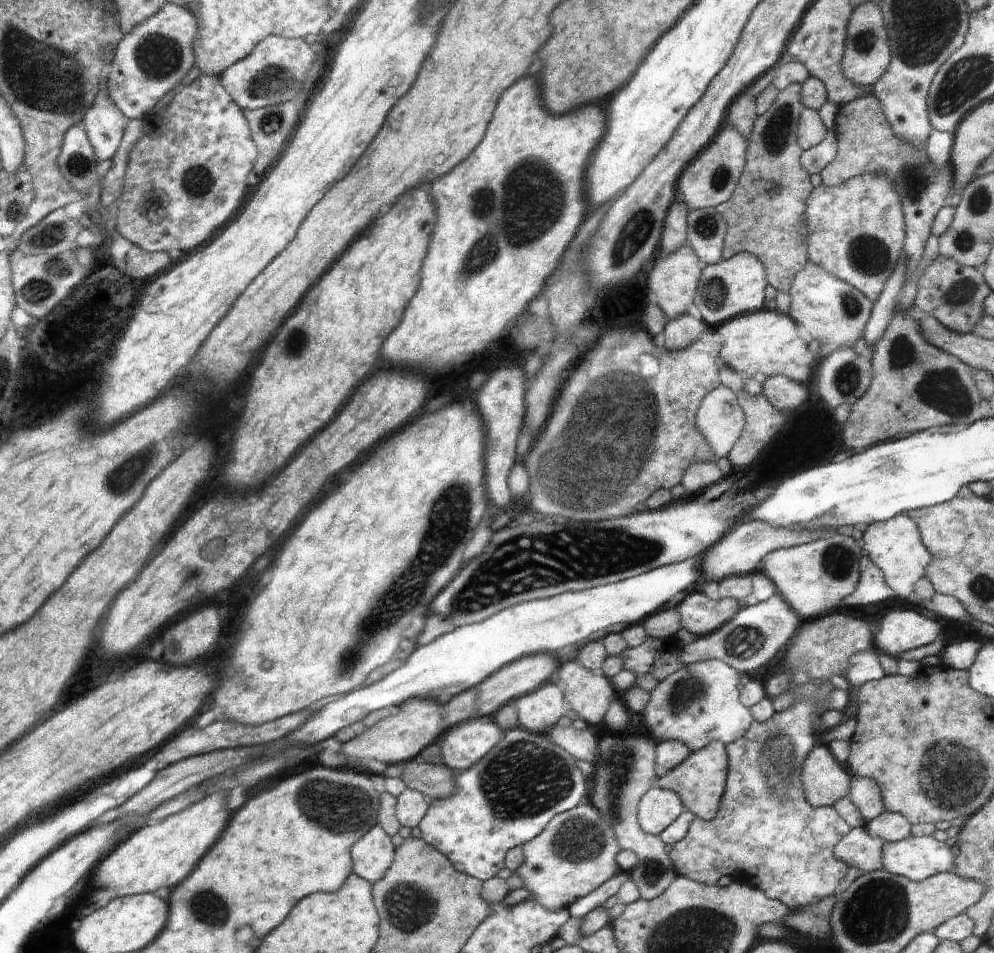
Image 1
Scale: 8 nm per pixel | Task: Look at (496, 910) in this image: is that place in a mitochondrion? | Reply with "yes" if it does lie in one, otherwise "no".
no

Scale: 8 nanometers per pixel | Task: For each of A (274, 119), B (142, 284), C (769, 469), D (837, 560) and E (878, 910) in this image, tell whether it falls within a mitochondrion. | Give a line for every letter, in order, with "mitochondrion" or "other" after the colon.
A: mitochondrion
B: other
C: other
D: mitochondrion
E: mitochondrion

